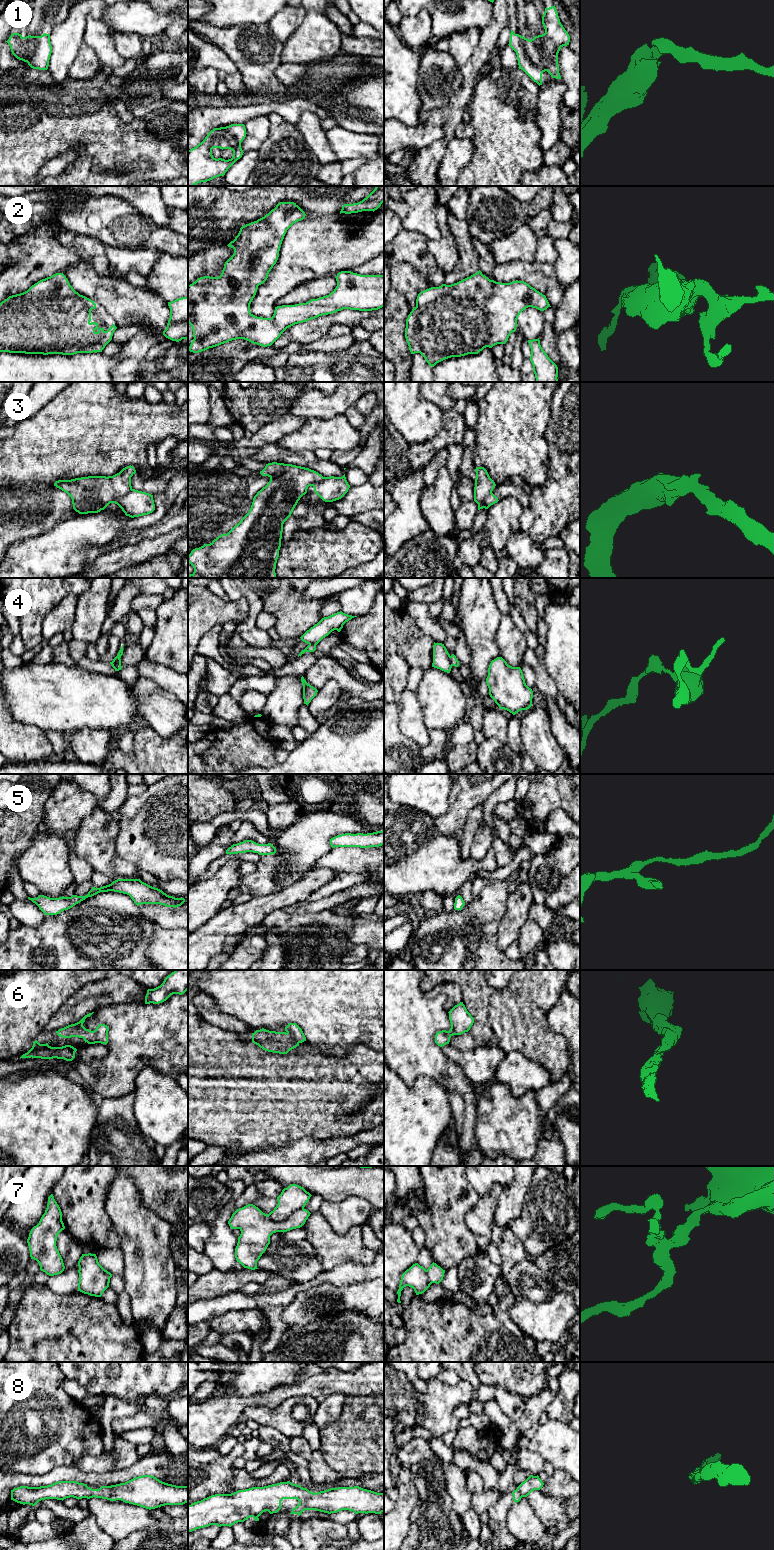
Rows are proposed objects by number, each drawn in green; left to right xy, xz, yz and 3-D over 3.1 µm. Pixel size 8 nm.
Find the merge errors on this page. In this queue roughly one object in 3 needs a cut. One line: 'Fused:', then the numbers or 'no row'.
Fused: 3, 4, 7

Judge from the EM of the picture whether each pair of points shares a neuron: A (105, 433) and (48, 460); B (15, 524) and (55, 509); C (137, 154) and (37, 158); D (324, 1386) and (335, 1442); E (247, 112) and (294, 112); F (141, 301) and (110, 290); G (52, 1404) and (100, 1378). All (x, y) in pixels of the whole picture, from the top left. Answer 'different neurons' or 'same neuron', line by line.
A: same neuron
B: same neuron
C: same neuron
D: different neurons
E: same neuron
F: same neuron
G: different neurons

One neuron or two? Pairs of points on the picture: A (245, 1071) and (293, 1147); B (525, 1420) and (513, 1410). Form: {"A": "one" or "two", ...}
{"A": "two", "B": "two"}

